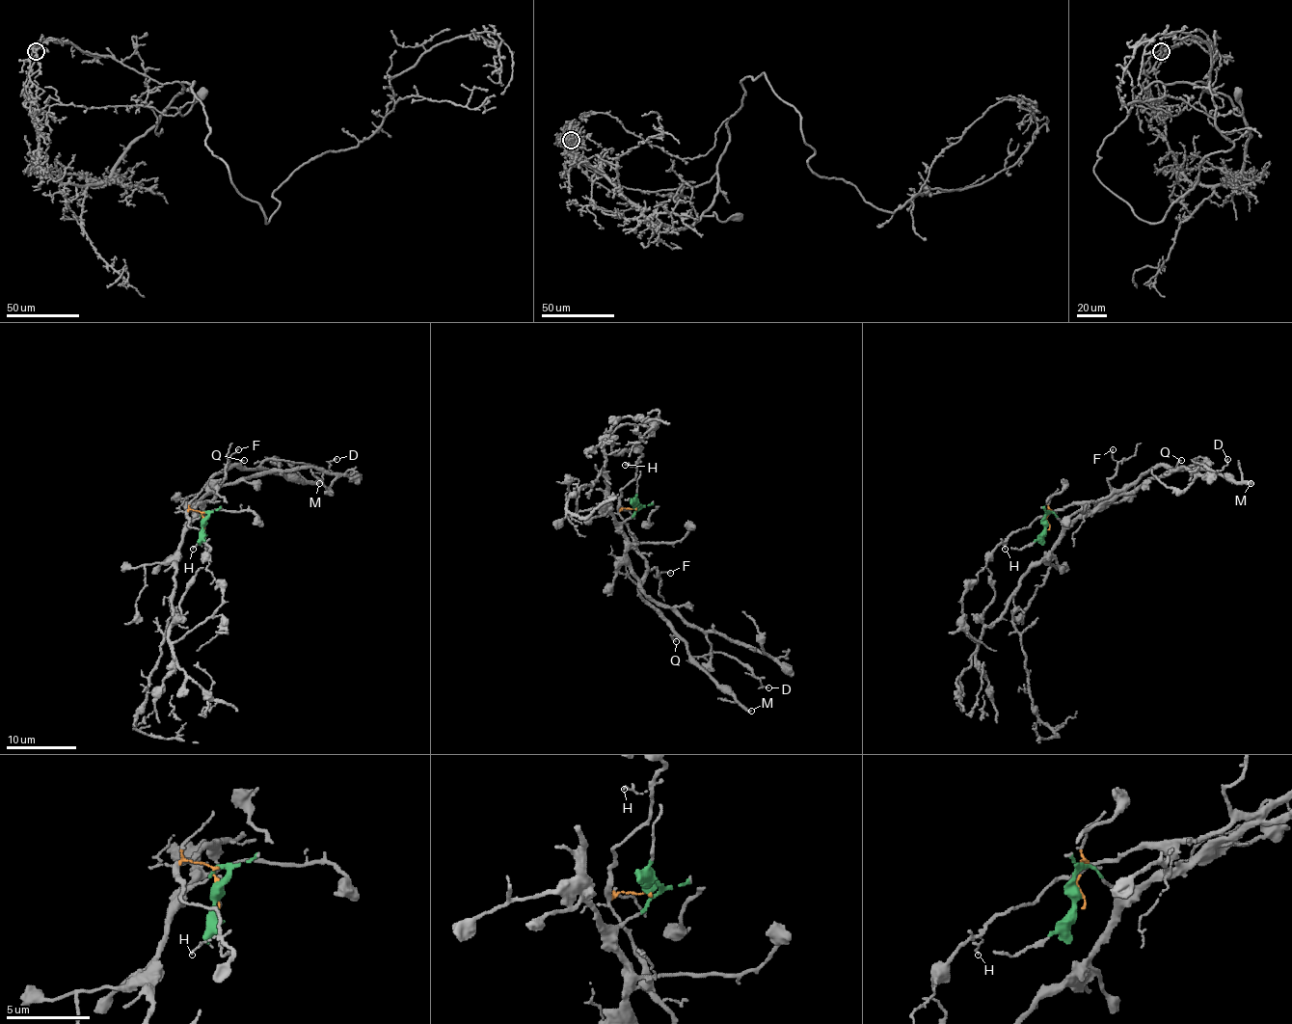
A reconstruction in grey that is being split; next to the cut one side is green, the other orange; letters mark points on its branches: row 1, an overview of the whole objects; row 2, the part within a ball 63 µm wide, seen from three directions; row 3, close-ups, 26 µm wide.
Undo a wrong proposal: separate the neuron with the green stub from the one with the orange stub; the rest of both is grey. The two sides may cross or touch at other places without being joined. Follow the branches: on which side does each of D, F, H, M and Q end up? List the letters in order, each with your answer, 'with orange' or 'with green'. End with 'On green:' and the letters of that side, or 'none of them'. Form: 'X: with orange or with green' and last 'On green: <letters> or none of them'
D: with orange
F: with orange
H: with orange
M: with orange
Q: with orange
On green: none of them

